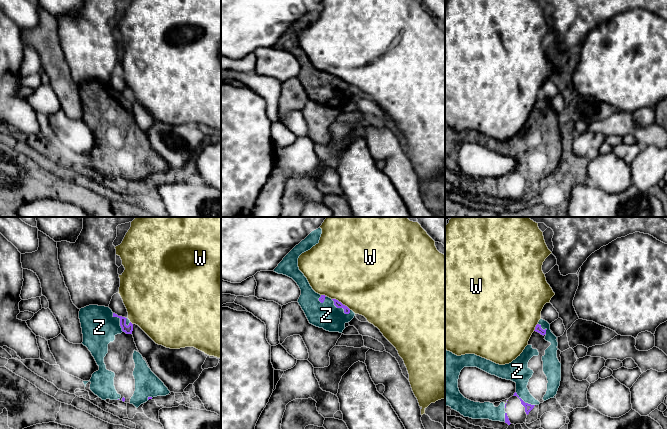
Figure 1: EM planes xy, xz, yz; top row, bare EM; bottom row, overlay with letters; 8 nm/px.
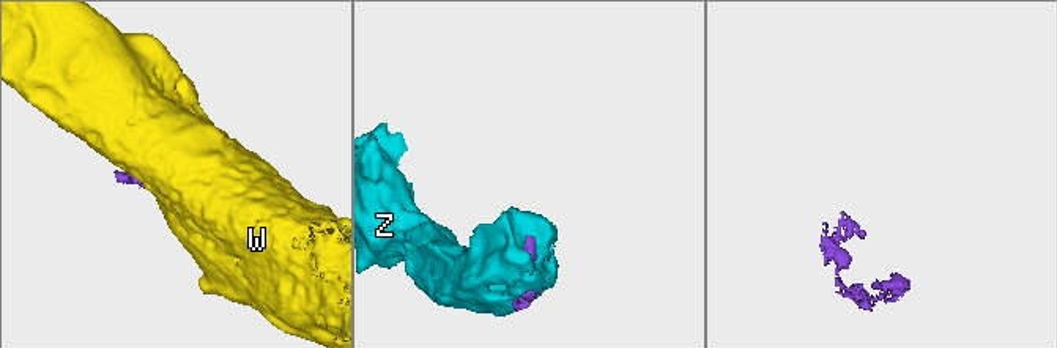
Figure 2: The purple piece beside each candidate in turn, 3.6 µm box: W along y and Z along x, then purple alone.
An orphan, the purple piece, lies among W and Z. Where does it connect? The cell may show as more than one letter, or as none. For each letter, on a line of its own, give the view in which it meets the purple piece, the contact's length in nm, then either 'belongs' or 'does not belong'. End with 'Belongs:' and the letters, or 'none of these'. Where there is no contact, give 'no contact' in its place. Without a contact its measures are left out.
W: xz | 180 nm | does not belong
Z: xz | 190 nm | belongs
Belongs: Z

